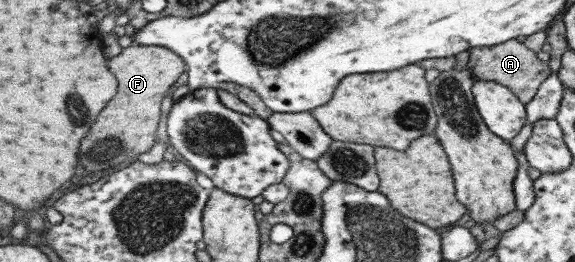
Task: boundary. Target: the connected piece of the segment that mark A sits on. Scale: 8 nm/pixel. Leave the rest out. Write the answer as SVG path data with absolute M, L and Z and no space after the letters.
M515 39L492 46L470 48L466 69L471 71L471 77L475 80L494 81L498 85L507 87L523 104L532 99L538 86L551 73L549 66L536 58L536 53Z

